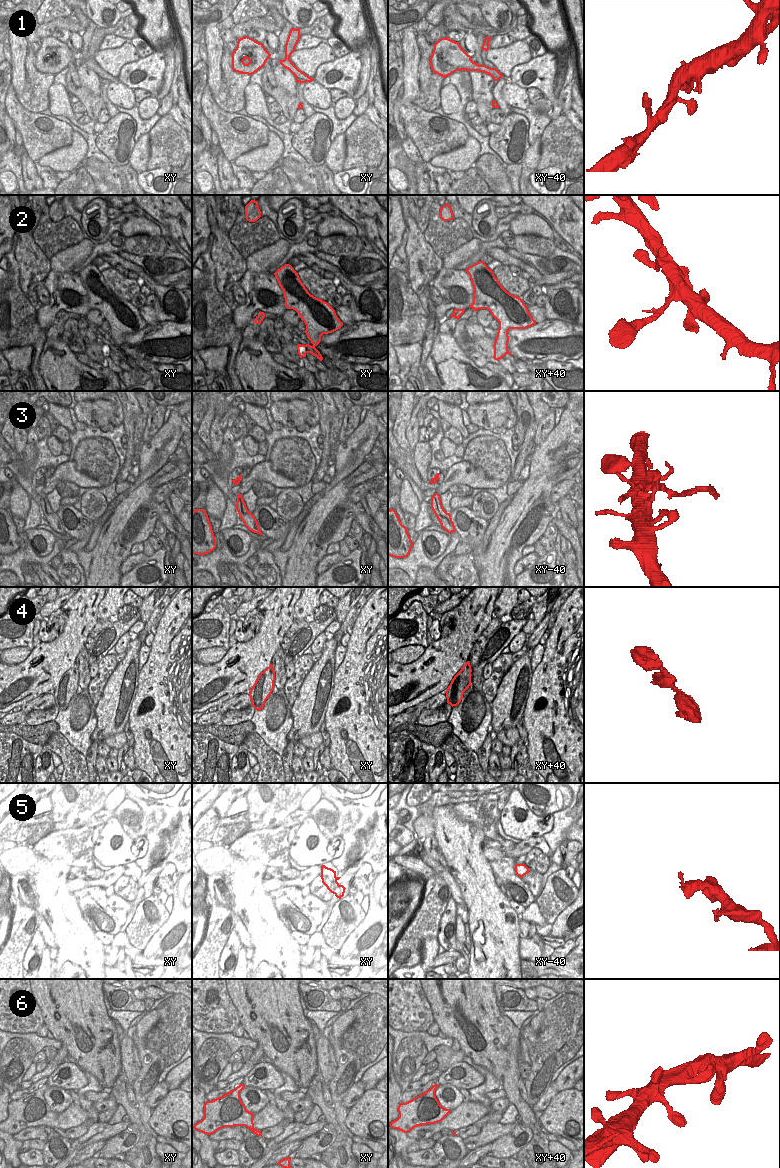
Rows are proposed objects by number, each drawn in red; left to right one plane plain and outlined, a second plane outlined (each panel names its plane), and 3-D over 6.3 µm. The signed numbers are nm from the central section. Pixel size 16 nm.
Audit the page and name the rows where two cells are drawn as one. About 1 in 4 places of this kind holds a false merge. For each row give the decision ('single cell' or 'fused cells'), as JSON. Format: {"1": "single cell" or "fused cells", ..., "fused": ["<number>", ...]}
{"1": "single cell", "2": "single cell", "3": "fused cells", "4": "fused cells", "5": "single cell", "6": "single cell", "fused": ["3", "4"]}

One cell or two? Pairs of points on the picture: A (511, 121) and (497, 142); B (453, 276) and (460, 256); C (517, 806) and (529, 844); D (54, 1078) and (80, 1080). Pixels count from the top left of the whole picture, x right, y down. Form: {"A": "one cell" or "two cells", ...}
{"A": "one cell", "B": "two cells", "C": "two cells", "D": "one cell"}

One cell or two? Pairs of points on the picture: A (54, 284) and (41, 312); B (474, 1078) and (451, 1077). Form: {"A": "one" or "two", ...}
{"A": "one", "B": "one"}

